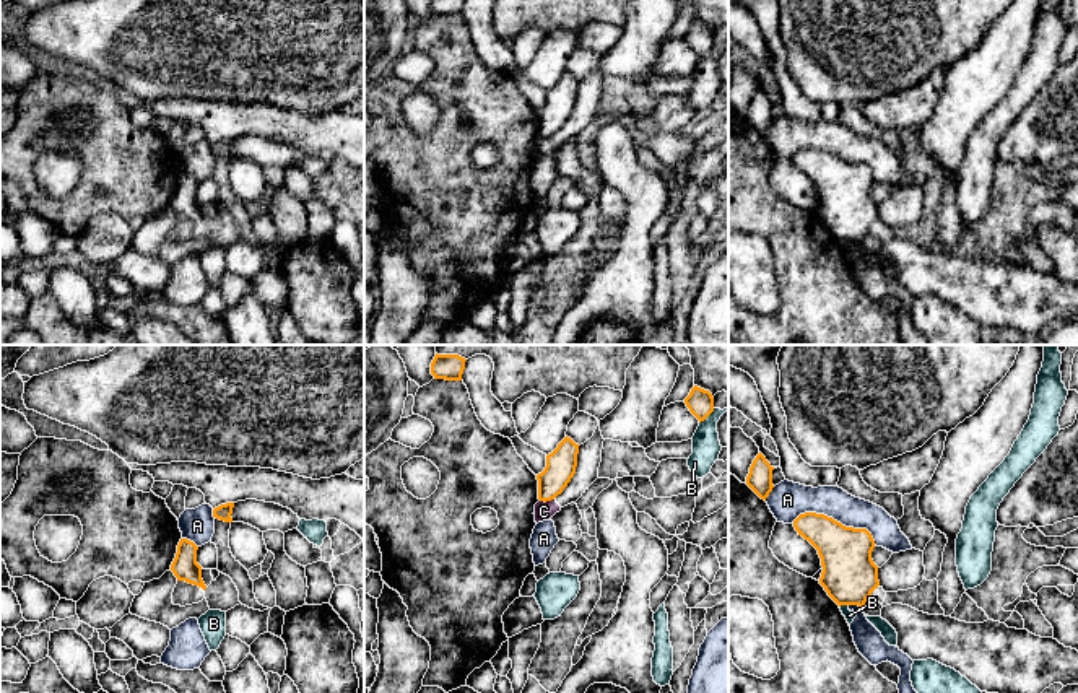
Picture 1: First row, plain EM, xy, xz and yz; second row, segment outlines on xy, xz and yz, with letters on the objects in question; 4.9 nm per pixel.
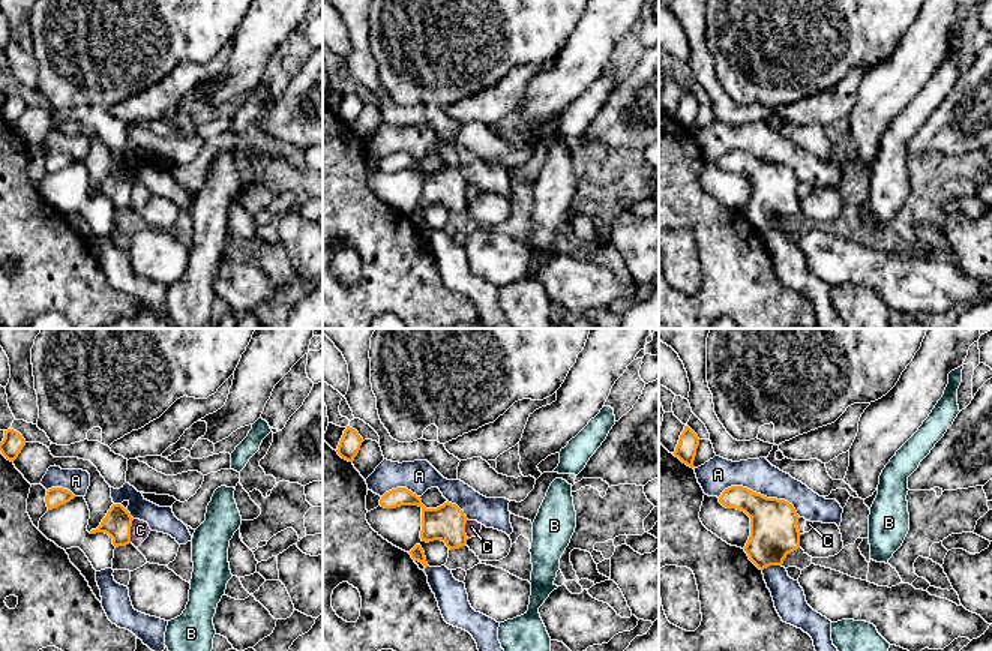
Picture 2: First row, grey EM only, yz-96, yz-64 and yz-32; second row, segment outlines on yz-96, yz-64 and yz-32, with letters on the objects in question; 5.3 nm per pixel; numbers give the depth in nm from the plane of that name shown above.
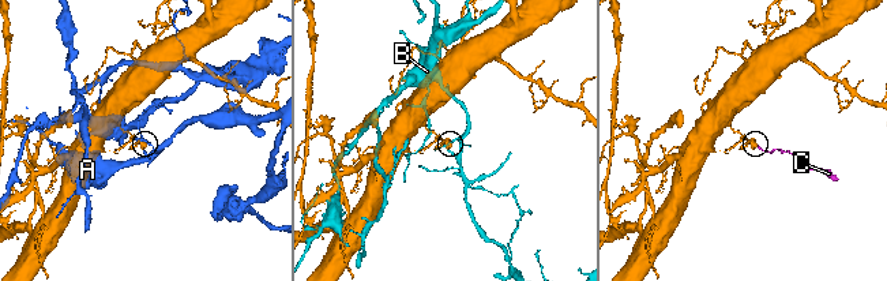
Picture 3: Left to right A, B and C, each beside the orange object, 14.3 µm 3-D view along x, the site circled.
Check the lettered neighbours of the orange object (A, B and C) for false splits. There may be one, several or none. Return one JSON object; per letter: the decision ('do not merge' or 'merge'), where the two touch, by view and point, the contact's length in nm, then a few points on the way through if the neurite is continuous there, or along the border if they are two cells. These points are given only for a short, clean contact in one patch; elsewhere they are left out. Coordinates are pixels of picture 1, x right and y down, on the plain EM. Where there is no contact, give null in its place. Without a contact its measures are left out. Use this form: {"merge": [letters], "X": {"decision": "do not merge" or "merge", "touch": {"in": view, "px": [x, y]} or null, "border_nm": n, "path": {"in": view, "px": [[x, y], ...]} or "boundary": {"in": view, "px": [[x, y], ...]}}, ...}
{"merge": [], "A": {"decision": "do not merge", "touch": {"in": "yz", "px": [836, 156]}, "border_nm": 440}, "B": {"decision": "do not merge", "touch": {"in": "yz", "px": [843, 239]}, "border_nm": 50}, "C": {"decision": "do not merge", "touch": {"in": "xz", "px": [547, 135]}, "border_nm": 70, "boundary": {"in": "xz", "px": [[553, 134], [540, 137]]}}}

